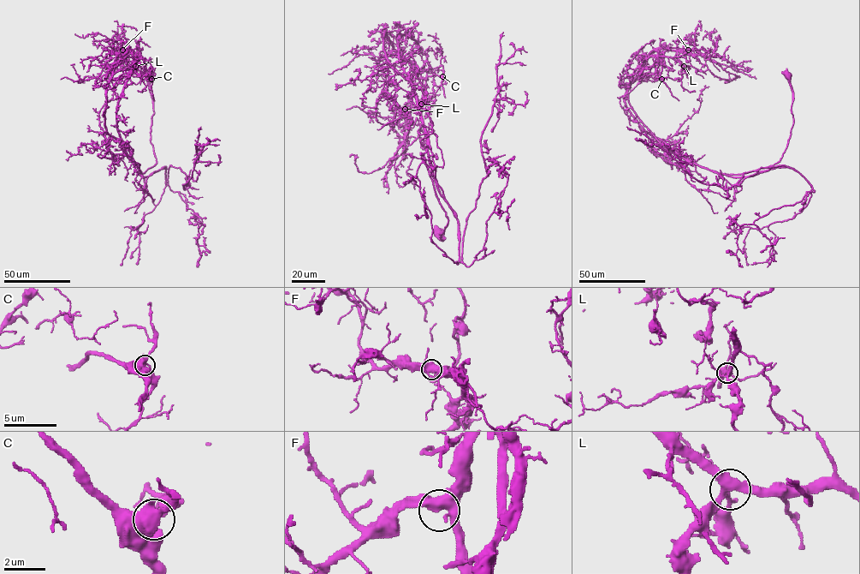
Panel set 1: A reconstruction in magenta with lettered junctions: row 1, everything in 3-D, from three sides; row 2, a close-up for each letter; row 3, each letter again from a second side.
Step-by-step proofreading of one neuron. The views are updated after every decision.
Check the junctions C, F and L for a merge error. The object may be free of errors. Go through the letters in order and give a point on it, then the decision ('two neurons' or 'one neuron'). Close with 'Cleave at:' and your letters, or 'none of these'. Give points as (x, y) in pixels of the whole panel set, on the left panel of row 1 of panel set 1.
C: at (151, 79); two neurons
F: at (122, 50); one neuron
L: at (135, 66); one neuron
Cleave at: C

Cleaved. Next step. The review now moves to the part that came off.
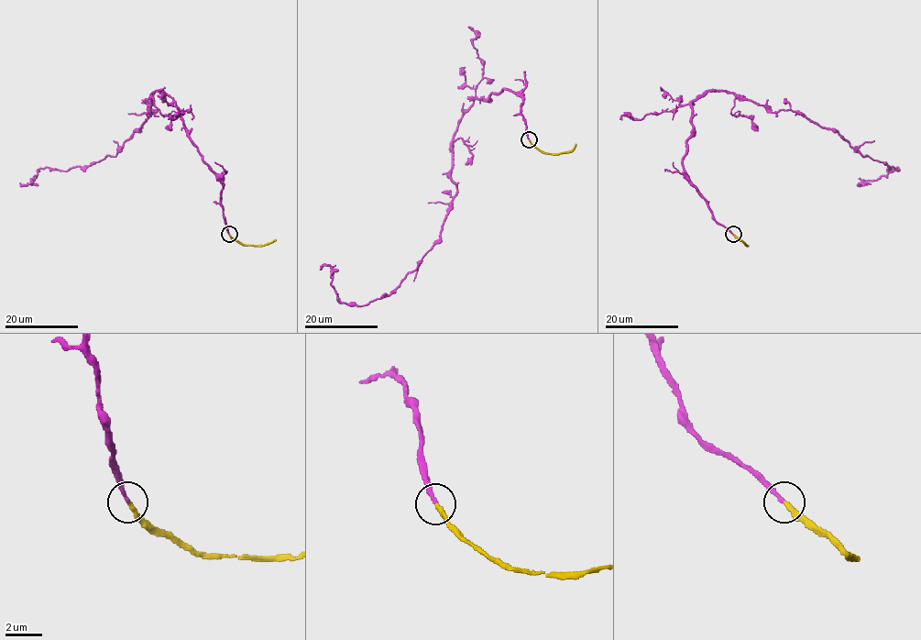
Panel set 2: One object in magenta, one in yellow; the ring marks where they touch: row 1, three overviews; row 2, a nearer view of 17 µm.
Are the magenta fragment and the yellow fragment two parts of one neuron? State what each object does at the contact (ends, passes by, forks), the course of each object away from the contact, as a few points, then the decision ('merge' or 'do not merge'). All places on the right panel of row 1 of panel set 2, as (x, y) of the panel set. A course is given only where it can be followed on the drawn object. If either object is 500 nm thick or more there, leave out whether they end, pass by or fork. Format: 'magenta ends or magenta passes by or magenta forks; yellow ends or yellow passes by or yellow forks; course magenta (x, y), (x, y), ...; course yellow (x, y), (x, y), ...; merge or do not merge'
magenta ends; yellow ends; course magenta (733, 234), (684, 170), (691, 104), (706, 91), (801, 112), (863, 157), (898, 170), (862, 183); course yellow (733, 234), (748, 245), (738, 239); merge

